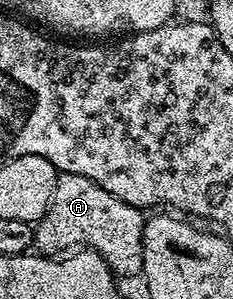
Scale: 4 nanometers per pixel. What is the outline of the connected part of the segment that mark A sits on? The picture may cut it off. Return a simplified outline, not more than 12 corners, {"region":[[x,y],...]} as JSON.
{"region":[[59,173],[34,225],[39,254],[58,245],[142,272],[143,210],[84,175]]}

